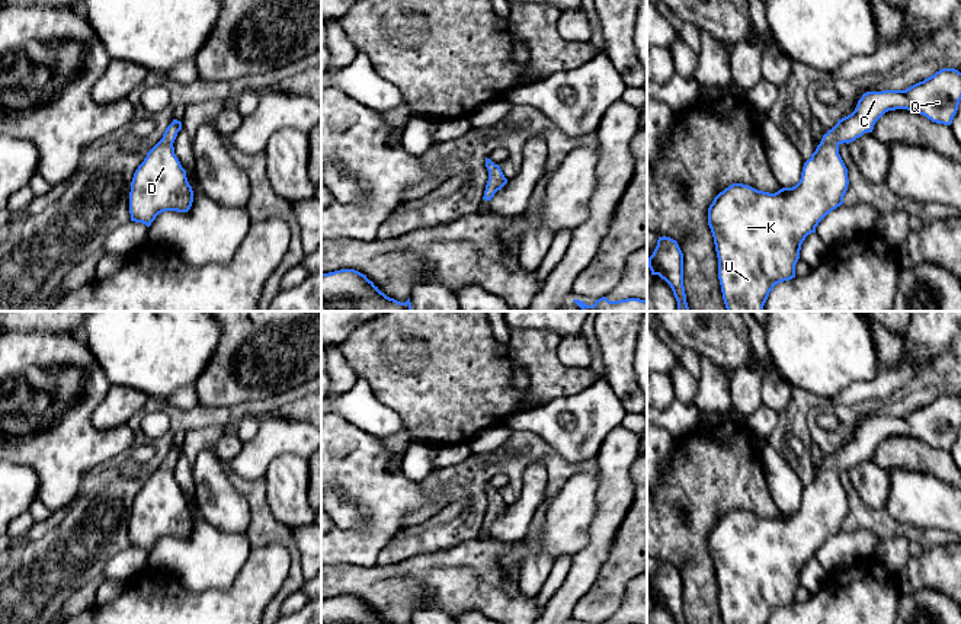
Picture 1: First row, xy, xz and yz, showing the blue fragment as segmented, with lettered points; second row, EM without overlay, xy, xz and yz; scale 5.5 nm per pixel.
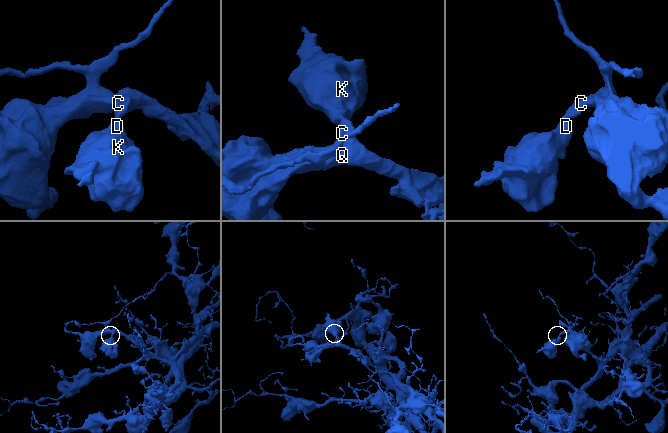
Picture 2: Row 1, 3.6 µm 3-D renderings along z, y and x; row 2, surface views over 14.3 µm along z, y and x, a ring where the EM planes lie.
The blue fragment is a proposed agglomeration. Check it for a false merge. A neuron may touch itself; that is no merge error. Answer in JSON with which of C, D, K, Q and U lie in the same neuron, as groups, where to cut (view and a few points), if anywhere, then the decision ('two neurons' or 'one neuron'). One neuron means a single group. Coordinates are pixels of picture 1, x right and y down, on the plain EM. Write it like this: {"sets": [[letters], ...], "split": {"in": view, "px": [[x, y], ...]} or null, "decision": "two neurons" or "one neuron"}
{"sets": [["C", "D", "K", "Q", "U"]], "split": null, "decision": "one neuron"}

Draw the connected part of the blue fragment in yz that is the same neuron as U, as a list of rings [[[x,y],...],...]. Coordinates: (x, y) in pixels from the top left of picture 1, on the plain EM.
[[[942,394],[906,416],[866,417],[855,436],[823,461],[816,477],[804,489],[795,512],[769,519],[749,511],[733,509],[720,518],[708,534],[708,551],[718,583],[723,624],[768,624],[776,609],[795,604],[803,567],[816,559],[816,553],[827,540],[843,529],[849,505],[839,480],[840,470],[849,470],[865,458],[872,458],[875,448],[885,438],[896,435],[907,435],[932,448],[951,451],[960,426],[961,399],[955,394]]]

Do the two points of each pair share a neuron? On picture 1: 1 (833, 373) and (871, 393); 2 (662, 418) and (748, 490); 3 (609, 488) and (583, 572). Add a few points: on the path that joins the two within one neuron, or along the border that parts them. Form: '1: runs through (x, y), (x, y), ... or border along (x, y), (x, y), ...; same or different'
1: border along (881, 370), (873, 378), (851, 383), (829, 400); different
2: border along (691, 431), (676, 438); different
3: runs through (609, 508), (609, 515), (595, 552); same

